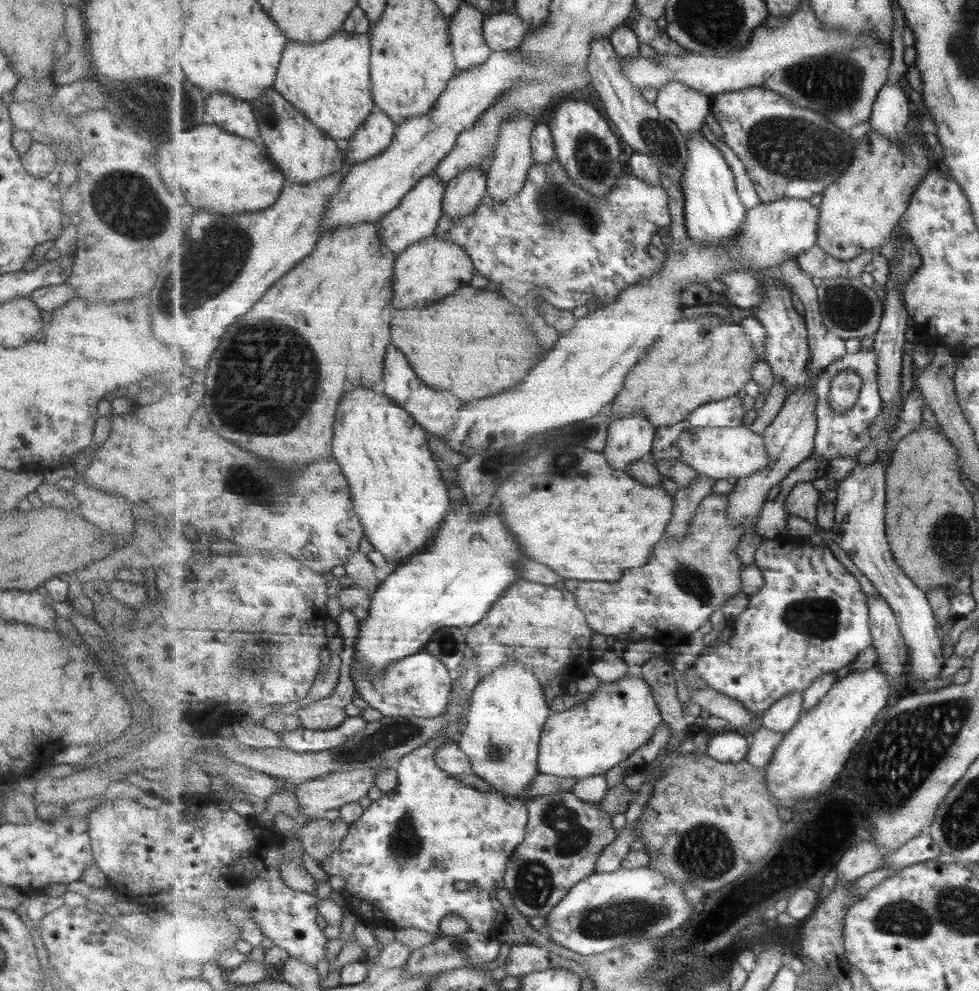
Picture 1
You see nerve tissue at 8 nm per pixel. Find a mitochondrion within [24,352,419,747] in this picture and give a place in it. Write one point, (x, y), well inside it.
(251, 486)

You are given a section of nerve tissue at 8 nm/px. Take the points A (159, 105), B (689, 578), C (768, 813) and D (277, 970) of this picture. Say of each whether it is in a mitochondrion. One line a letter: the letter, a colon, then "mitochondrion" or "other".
A: mitochondrion
B: mitochondrion
C: other
D: other

